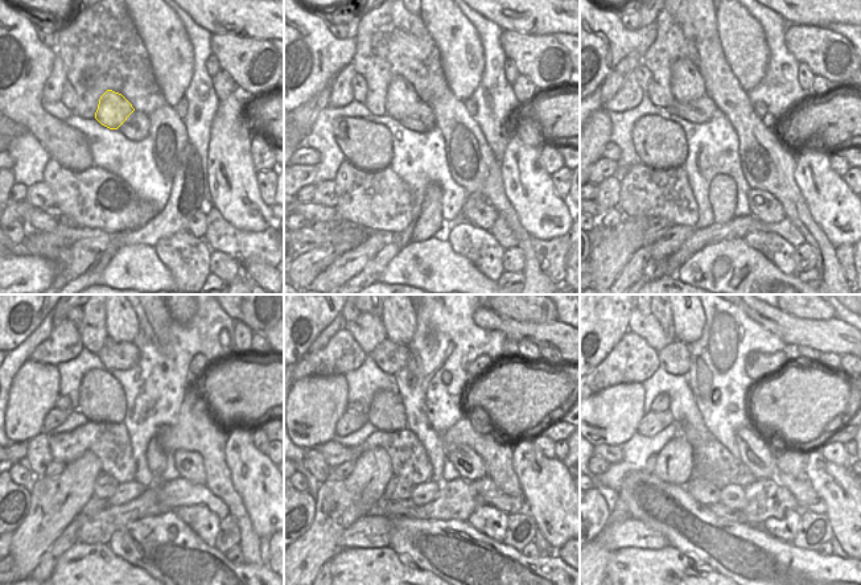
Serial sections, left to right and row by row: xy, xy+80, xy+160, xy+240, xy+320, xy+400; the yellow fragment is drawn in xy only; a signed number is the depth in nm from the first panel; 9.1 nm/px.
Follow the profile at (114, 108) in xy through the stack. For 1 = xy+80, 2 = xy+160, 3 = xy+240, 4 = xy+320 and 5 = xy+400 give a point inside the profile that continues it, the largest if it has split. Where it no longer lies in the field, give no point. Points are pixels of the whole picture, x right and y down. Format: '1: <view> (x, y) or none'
1: xy+80 (400, 99)
2: xy+160 (687, 83)
3: xy+240 (93, 338)
4: xy+320 (369, 330)
5: xy+400 (647, 326)

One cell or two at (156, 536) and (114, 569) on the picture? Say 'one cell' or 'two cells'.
two cells

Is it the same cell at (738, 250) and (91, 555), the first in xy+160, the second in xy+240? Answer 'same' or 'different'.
different

